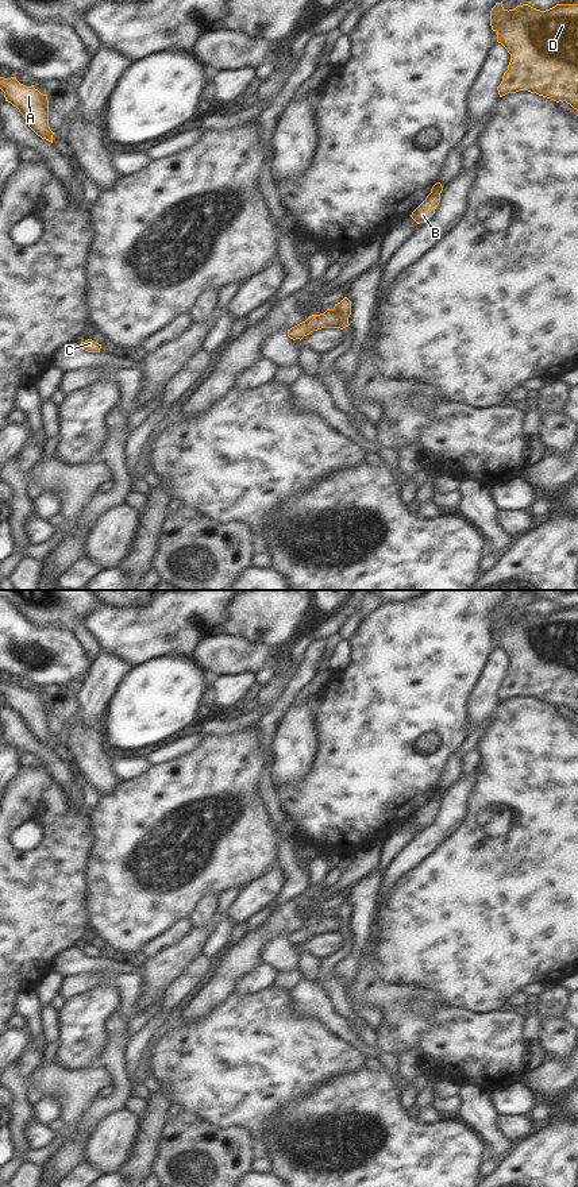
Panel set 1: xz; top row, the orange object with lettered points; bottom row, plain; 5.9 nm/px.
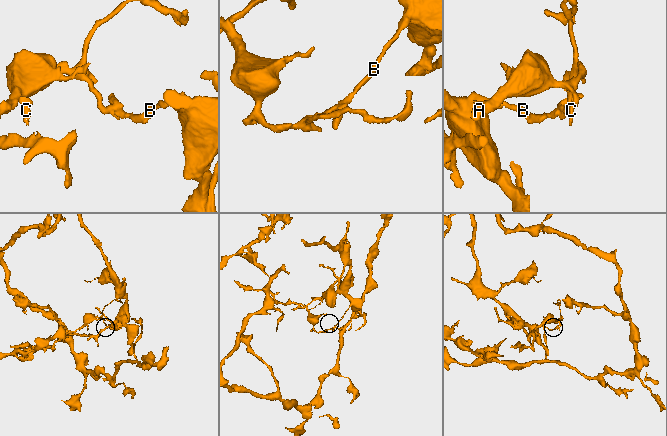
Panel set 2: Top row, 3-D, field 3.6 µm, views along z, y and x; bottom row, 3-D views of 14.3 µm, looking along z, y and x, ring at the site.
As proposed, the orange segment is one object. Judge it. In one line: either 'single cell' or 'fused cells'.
fused cells

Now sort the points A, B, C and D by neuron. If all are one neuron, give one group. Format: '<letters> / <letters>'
A C / B D

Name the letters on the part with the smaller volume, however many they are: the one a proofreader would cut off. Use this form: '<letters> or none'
A, C

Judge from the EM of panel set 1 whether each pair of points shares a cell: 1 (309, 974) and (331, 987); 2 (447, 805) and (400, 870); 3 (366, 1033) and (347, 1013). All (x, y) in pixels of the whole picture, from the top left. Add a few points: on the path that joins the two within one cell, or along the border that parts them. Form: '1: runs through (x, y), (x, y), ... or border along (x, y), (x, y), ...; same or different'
1: border along (320, 985), (335, 1013); different
2: runs through (444, 821), (412, 854); same
3: runs through (362, 1028), (353, 1018); same

